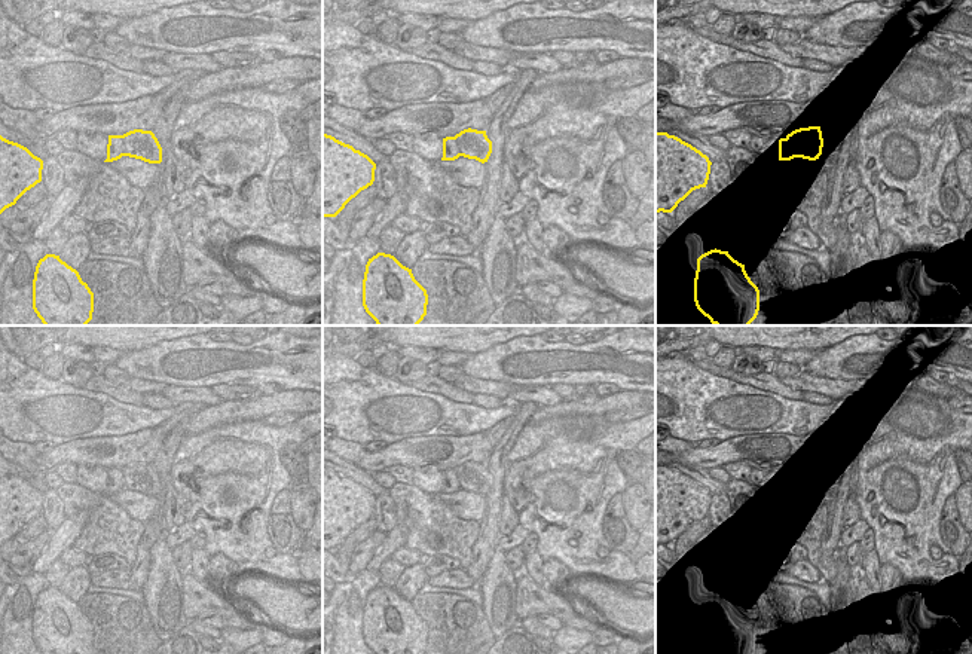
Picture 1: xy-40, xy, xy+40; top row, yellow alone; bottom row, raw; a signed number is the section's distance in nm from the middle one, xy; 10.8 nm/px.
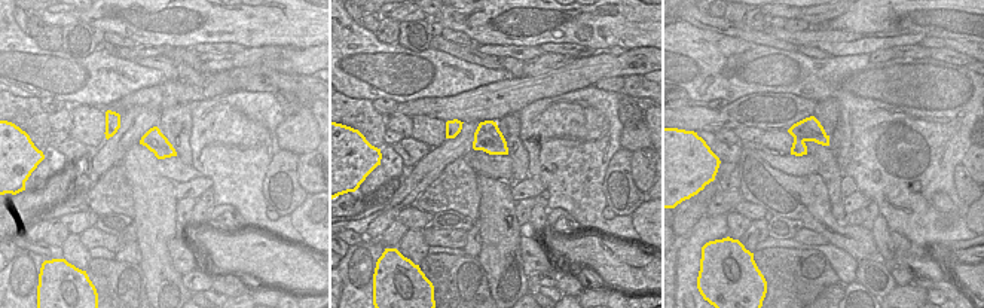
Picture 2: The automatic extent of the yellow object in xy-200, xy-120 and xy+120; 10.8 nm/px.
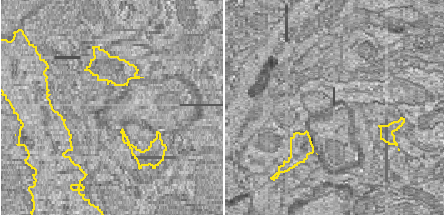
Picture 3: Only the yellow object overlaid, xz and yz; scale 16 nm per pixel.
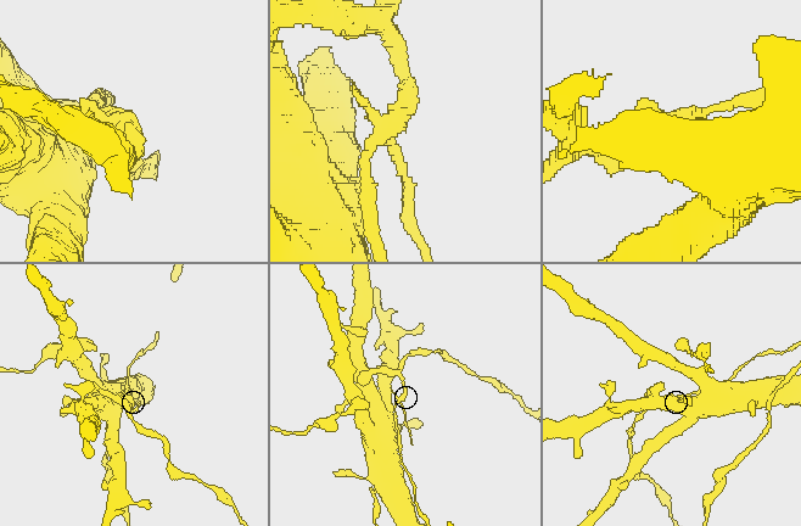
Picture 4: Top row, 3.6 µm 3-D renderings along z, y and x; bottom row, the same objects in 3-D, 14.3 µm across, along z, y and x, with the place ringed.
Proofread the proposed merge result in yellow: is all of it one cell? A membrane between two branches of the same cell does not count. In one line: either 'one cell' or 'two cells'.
two cells

